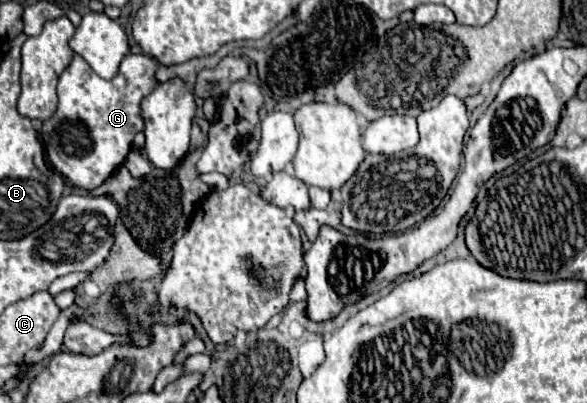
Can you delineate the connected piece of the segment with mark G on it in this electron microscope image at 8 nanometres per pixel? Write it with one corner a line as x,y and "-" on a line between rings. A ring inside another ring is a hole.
129,53
121,61
117,75
107,81
83,57
75,55
59,77
57,111
41,125
41,143
51,167
79,189
97,189
125,161
133,137
143,131
141,99
155,89
157,67
149,55

